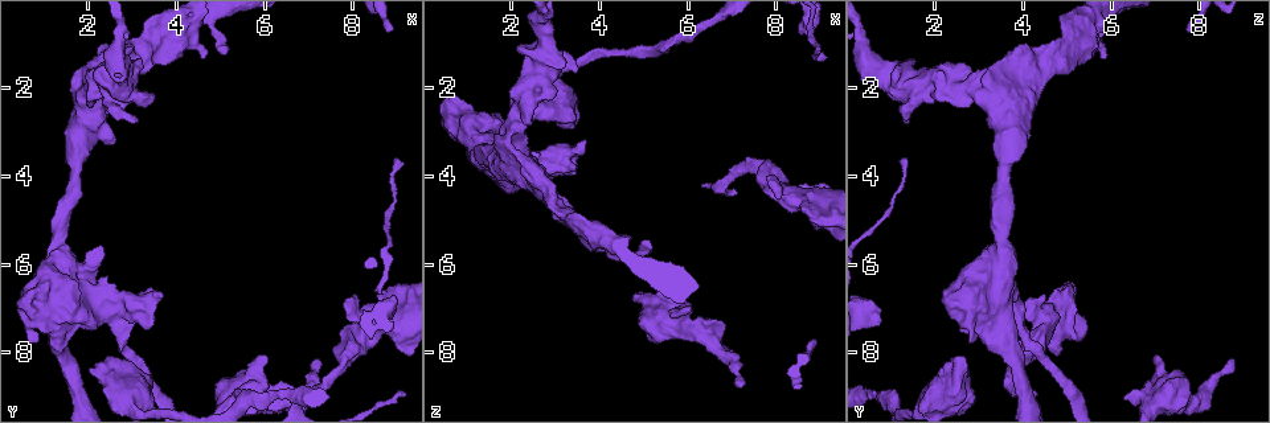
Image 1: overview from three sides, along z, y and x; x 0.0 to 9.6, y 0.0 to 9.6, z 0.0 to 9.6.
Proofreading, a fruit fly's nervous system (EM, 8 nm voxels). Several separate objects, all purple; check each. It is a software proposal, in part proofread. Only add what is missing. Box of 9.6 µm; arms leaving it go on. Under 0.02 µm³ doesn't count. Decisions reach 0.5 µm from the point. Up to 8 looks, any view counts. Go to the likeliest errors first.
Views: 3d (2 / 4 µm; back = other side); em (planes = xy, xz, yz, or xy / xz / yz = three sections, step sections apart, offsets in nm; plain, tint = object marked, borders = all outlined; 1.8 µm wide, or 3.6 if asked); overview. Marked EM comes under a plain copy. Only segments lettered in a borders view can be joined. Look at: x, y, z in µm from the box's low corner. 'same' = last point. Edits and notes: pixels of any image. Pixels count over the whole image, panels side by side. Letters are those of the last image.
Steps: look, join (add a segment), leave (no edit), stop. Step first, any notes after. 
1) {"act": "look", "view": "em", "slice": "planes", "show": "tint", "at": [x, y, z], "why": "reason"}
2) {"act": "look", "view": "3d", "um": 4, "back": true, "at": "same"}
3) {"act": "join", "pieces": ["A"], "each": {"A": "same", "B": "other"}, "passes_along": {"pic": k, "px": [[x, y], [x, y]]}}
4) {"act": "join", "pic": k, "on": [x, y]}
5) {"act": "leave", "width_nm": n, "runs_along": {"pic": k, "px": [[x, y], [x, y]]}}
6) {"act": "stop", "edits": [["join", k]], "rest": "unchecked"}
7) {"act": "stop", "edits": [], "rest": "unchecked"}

{"act": "look", "view": "em", "slice": "planes", "show": "borders", "at": [7.20, 8.15, 8.75], "why": "branch stops here"}

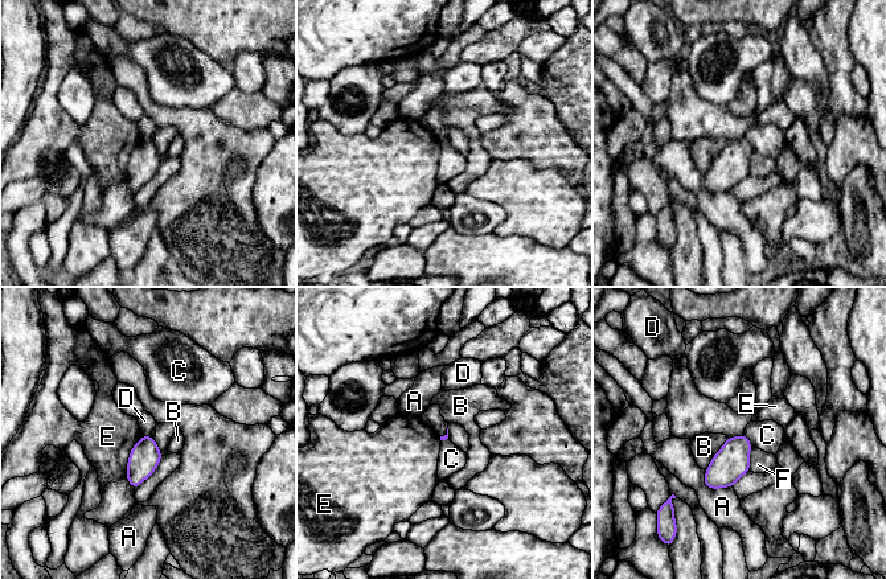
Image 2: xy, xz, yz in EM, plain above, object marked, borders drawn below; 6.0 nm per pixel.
{"act": "leave", "longest_contact_nm": ["E", 340], "each": {"A": "other", "B": "other", "C": "other", "D": "other", "E": "other", "F": "other"}, "border": {"pic": 2, "px": [[743, 434], [727, 438]]}, "found": "none of them fits"}

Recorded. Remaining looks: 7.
{"act": "look", "view": "em", "slice": "xz", "step": 16, "show": "borders", "at": [8.60, 7.25, 0.75], "why": "free end"}

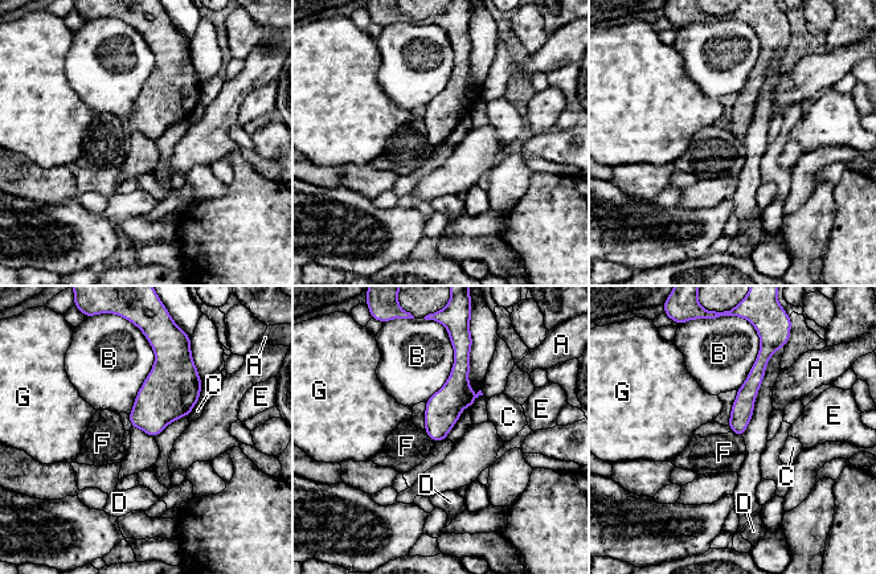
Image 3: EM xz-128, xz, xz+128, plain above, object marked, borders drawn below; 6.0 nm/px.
{"act": "leave", "each": {"A": "other", "B": "other", "C": "other", "D": "other", "E": "other", "F": "other", "G": "other"}, "border": {"pic": 3, "px": [[425, 429], [434, 442]]}, "found": "no lettered segment goes on from it"}

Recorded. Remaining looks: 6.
{"act": "look", "view": "em", "slice": "planes", "show": "borders", "at": [7.85, 6.80, 4.05], "why": "free end"}

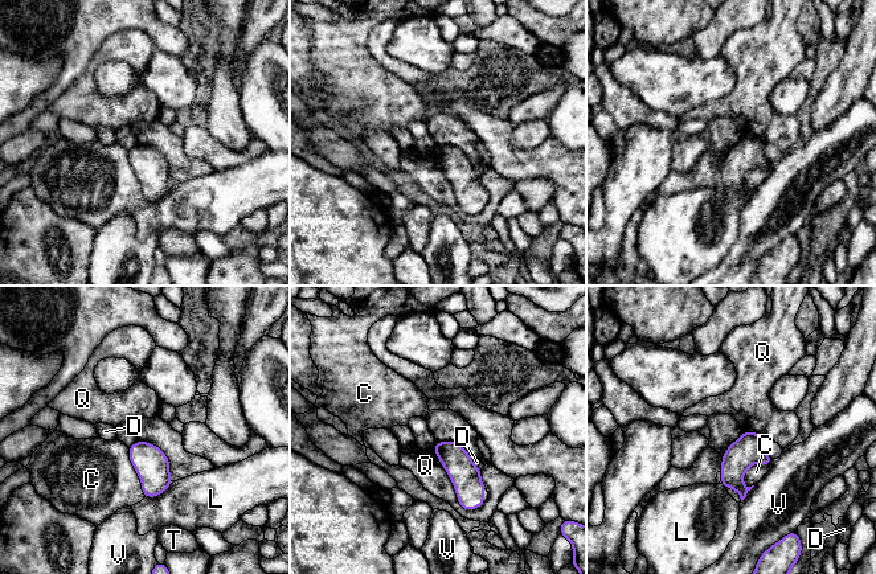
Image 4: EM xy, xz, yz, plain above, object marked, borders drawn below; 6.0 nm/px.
{"act": "leave", "each": {"C": "other", "D": "other", "L": "other", "Q": "other", "T": "other", "V": "other"}, "found": "none of them fits"}

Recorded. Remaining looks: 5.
{"act": "stop", "edits": [], "rest": "unchecked"}

